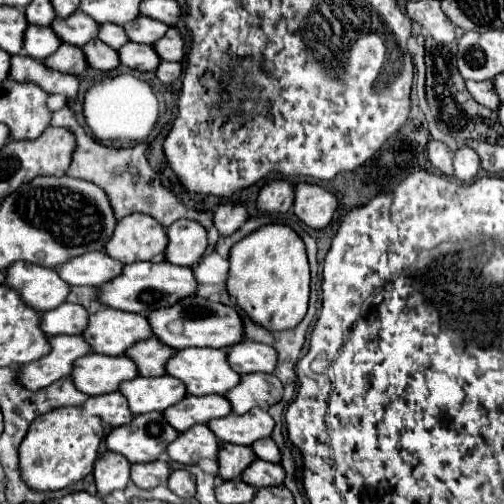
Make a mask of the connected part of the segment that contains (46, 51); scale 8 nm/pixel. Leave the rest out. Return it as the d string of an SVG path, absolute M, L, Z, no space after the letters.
M29 26L25 30L23 50L29 58L35 58L35 60L47 58L59 46L61 46L61 40L55 36L55 32L49 26Z

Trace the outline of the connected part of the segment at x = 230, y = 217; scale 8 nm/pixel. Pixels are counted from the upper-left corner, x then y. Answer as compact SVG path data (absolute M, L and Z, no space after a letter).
M219 204L213 216L213 226L221 236L231 236L247 220L247 210L241 204Z

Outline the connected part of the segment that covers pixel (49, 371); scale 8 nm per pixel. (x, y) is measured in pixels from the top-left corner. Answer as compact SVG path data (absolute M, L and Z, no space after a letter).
M53 336L49 338L49 344L51 352L47 356L21 366L17 372L17 380L27 390L35 392L69 376L73 362L89 352L89 344L83 336Z

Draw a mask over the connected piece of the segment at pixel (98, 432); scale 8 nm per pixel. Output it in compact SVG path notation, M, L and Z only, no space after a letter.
M75 406L57 408L37 416L19 446L19 470L23 482L35 492L55 492L83 480L93 472L103 436L103 422L97 416L83 414Z

